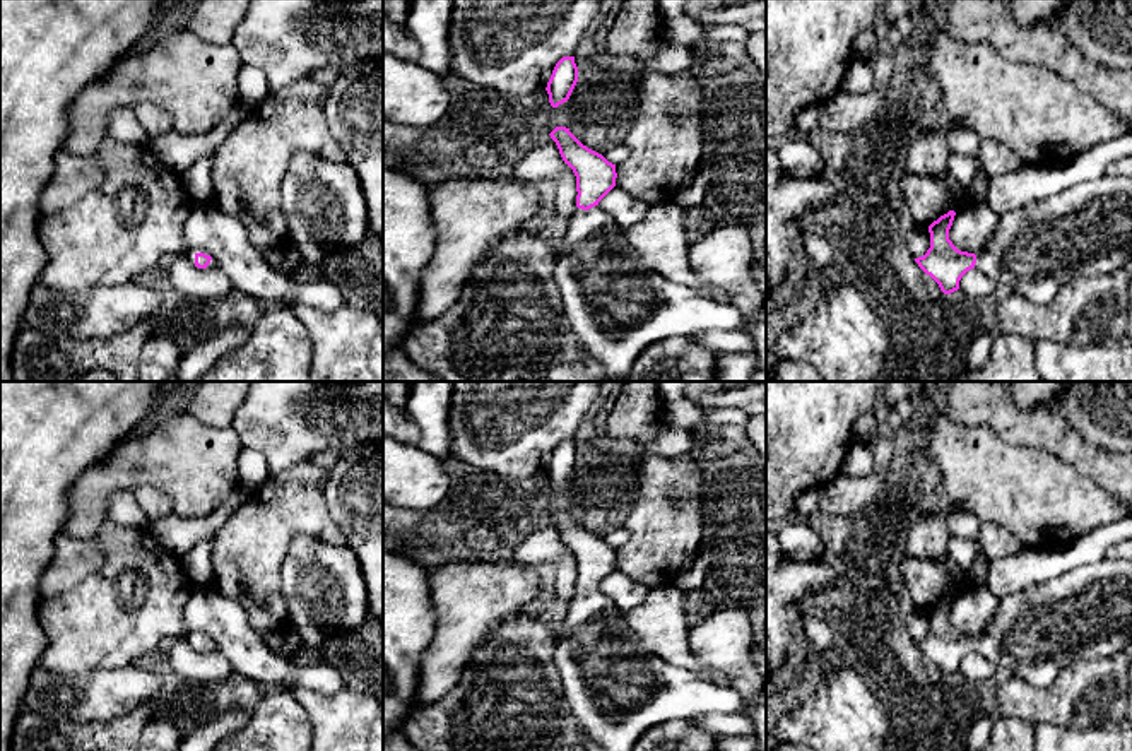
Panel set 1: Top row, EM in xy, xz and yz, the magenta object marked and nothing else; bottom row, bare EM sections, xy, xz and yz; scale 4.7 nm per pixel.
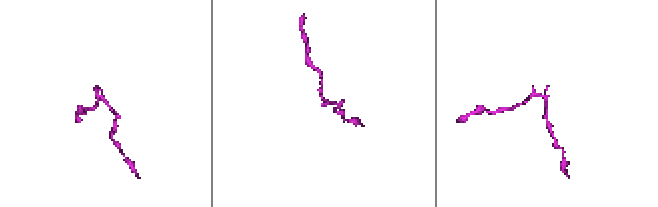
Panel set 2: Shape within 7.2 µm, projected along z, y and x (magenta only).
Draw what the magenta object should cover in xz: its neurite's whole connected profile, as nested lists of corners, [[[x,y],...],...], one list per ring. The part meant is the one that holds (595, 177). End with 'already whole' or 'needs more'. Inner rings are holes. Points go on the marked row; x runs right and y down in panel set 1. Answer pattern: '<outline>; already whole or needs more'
[[[566,127],[551,133],[563,161],[576,176],[576,209],[559,241],[554,282],[561,294],[563,316],[583,342],[585,354],[598,366],[600,381],[624,381],[638,356],[651,344],[699,330],[735,330],[766,320],[766,308],[744,315],[732,305],[701,296],[693,287],[672,282],[650,269],[628,243],[622,229],[598,202],[616,186],[616,164],[583,145]]]; needs more

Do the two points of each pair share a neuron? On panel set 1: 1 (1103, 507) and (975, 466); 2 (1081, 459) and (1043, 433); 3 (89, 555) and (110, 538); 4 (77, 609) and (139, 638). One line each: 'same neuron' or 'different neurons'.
1: same neuron
2: same neuron
3: different neurons
4: same neuron

